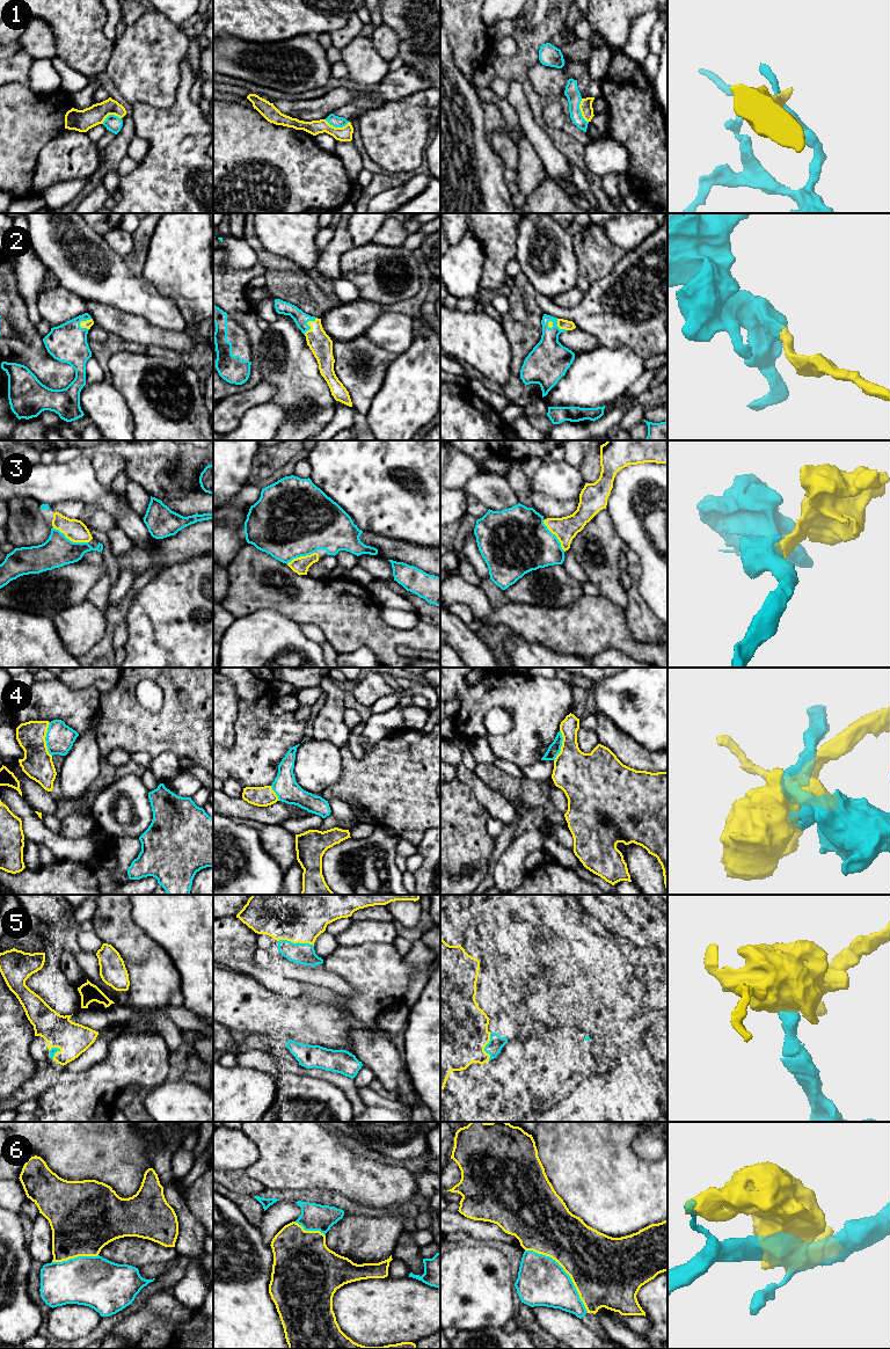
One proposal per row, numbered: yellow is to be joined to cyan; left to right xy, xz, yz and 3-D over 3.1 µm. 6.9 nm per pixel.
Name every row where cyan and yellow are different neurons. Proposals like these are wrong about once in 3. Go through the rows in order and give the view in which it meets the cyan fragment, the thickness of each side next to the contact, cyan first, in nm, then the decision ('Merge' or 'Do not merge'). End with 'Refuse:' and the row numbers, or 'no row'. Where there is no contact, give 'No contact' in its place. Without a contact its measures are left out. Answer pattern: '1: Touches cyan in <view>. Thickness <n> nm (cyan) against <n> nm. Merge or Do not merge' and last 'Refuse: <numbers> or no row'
1: Touches cyan in yz. Thickness 100 nm (cyan) against 90 nm. Do not merge
2: Touches cyan in xy. Thickness 260 nm (cyan) against 60 nm. Merge
3: Touches cyan in xy. Thickness 220 nm (cyan) against 150 nm. Merge
4: Touches cyan in xy. Thickness 190 nm (cyan) against 220 nm. Do not merge
5: Touches cyan in xz. Thickness 140 nm (cyan) against 480 nm. Merge
6: Touches cyan in yz. Thickness 340 nm (cyan) against 440 nm. Do not merge
Refuse: 1, 4, 6

